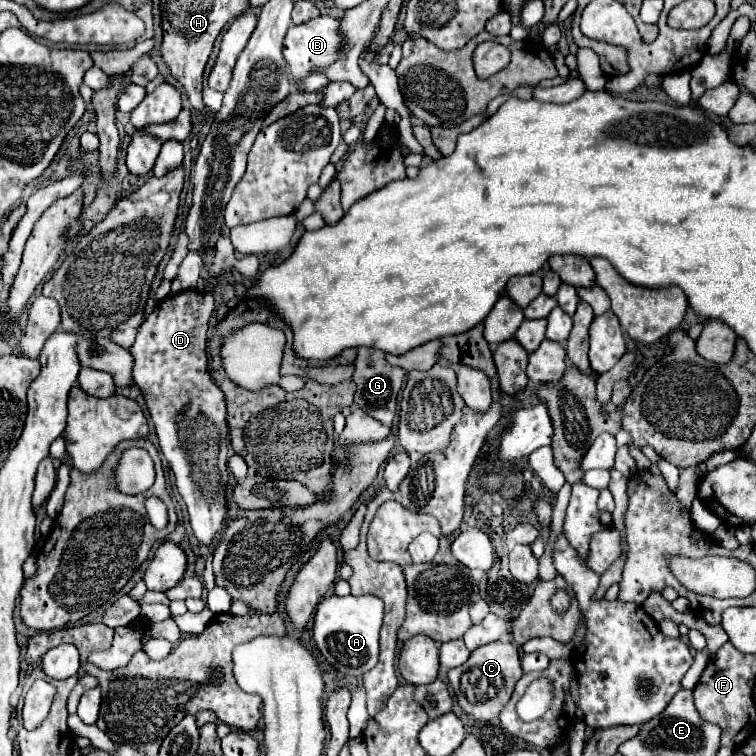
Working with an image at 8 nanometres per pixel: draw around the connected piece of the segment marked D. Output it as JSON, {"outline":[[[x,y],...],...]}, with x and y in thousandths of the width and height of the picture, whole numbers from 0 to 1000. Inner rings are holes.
{"outline":[[[243,384],[235,389],[226,389],[213,397],[197,421],[187,429],[176,458],[171,460],[176,471],[176,503],[187,513],[200,556],[205,561],[210,590],[216,603],[224,608],[224,616],[231,627],[231,640],[239,659],[250,675],[250,690],[261,709],[261,714],[271,722],[279,722],[292,704],[300,683],[300,664],[298,664],[298,640],[303,632],[303,569],[300,569],[300,545],[298,545],[298,526],[290,511],[279,503],[276,495],[276,476],[271,468],[274,458],[274,437],[276,423],[286,407],[282,389],[261,386],[261,384]]]}

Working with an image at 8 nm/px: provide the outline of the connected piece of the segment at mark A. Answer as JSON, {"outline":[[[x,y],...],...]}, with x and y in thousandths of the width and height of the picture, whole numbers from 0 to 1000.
{"outline":[[[493,786],[478,788],[430,788],[417,810],[414,844],[427,870],[448,889],[478,897],[499,878],[501,865],[501,833],[507,825],[507,796]]]}

